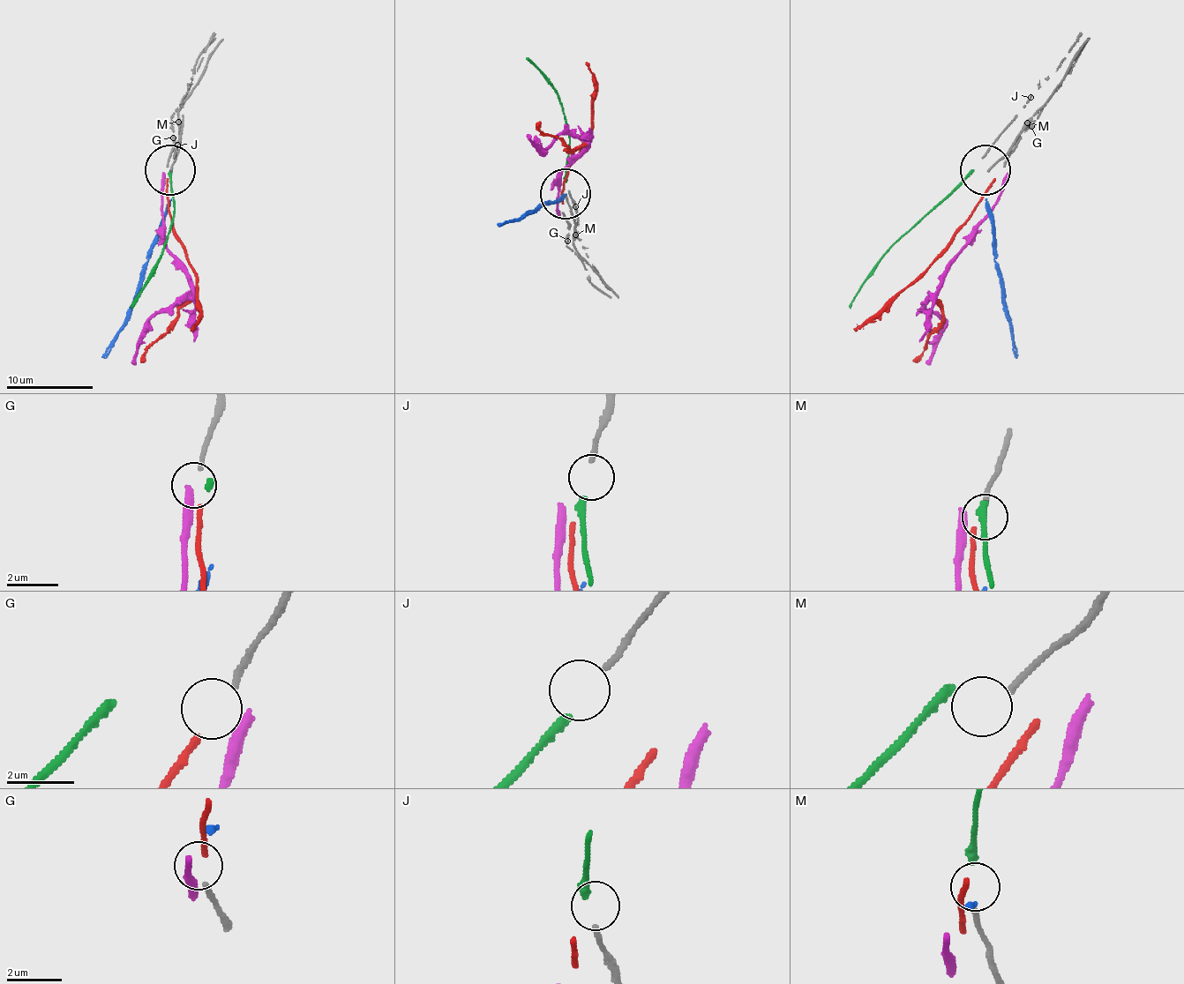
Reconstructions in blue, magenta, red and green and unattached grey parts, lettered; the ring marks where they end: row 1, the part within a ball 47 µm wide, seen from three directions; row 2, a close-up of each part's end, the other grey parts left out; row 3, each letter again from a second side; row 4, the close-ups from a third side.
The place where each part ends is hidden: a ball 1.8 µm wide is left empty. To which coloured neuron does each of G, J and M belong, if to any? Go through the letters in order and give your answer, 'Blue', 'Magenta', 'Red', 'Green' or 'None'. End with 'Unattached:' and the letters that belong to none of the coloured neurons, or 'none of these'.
G: Red
J: Green
M: None
Unattached: M

